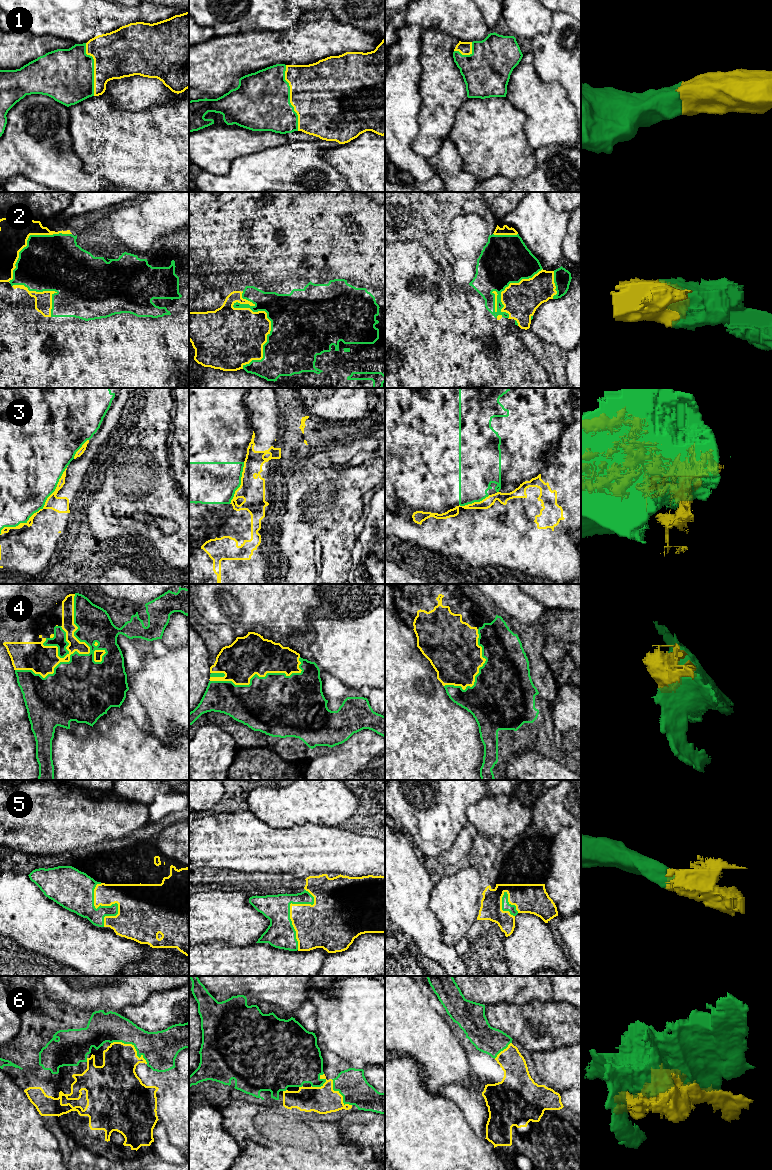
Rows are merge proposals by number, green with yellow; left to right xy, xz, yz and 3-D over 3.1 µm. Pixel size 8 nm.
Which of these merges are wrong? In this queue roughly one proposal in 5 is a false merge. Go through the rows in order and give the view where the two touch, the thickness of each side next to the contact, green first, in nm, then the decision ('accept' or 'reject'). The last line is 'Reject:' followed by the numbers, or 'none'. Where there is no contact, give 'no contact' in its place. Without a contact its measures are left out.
1: xz | 460/480 nm | accept
2: xz | 500/400 nm | accept
3: xy | 440/130 nm | accept
4: xy | 420/180 nm | accept
5: xz | 220/340 nm | accept
6: xy | 280/280 nm | accept
Reject: none

